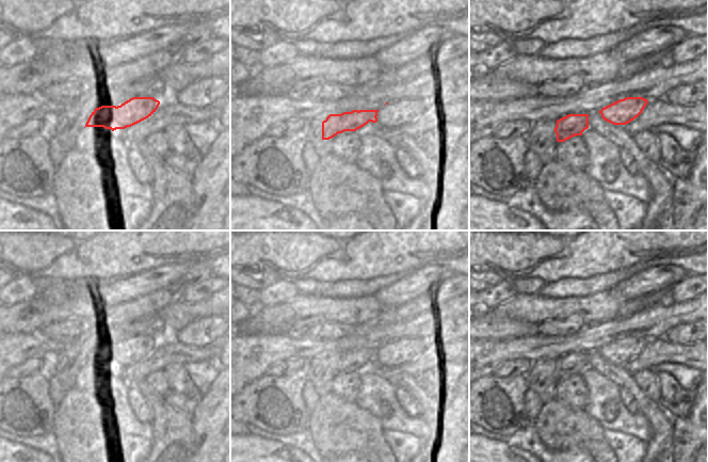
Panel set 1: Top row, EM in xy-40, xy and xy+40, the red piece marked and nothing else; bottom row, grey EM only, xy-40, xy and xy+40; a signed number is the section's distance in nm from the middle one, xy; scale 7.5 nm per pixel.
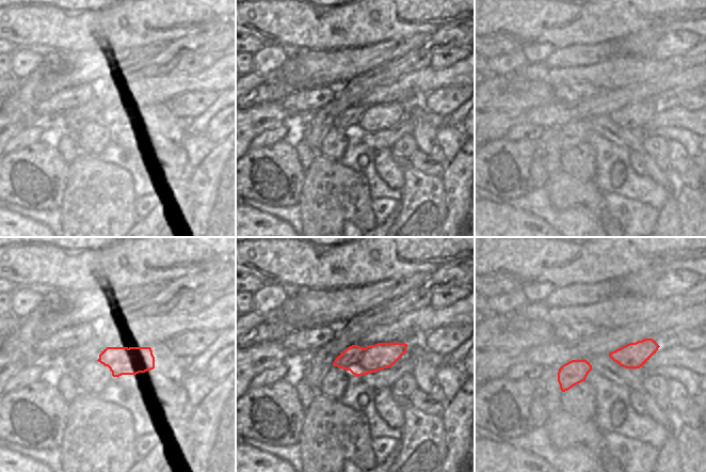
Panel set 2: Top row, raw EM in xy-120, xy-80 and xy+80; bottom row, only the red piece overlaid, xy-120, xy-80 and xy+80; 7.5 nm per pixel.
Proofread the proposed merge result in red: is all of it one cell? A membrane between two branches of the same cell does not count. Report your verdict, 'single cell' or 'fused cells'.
fused cells

